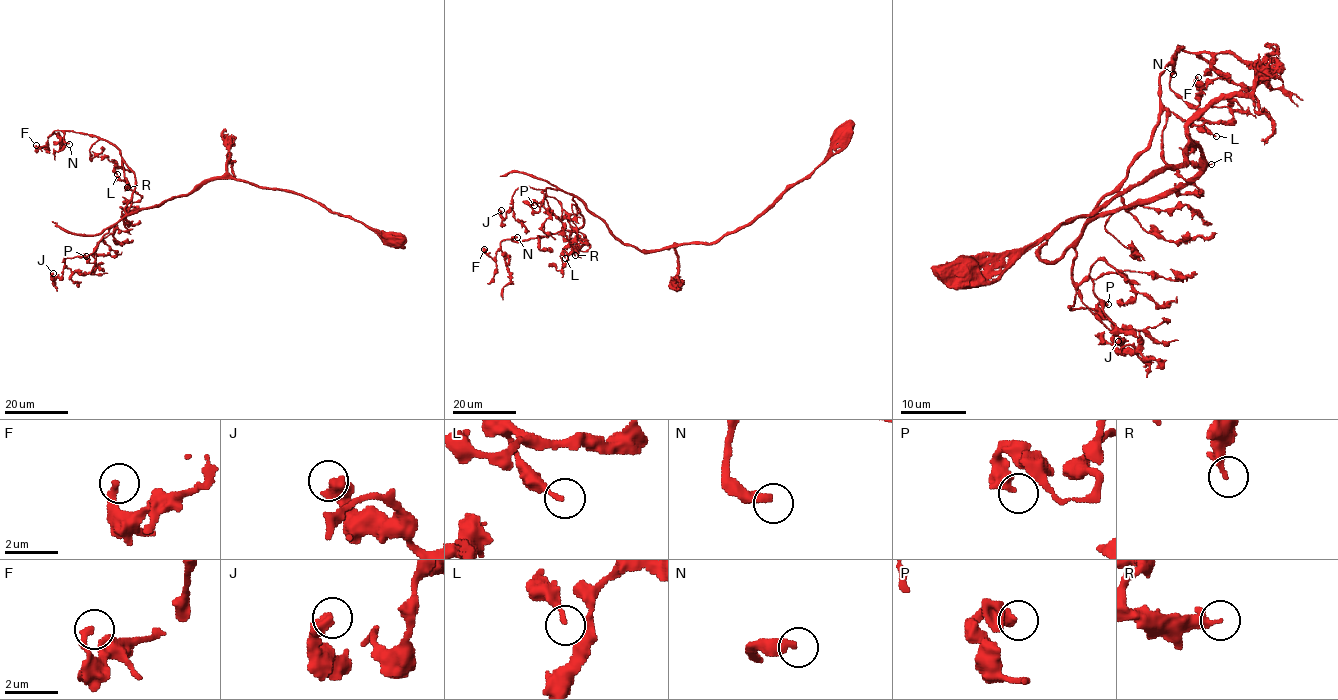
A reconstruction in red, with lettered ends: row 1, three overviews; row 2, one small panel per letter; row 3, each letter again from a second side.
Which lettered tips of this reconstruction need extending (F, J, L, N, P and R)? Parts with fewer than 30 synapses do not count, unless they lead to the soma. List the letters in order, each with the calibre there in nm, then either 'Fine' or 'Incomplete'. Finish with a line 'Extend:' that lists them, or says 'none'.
F: Thickness 280 nm. Fine
J: Thickness 500 nm. Fine
L: Thickness 180 nm. Fine
N: Thickness 380 nm. Incomplete
P: Thickness 440 nm. Fine
R: Thickness 240 nm. Incomplete
Extend: N, R

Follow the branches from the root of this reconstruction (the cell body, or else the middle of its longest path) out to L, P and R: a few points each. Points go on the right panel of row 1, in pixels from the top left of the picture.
L: (956, 270), (1028, 249), (1183, 164), (1195, 146), (1188, 182), (1090, 216), (1164, 111), (1205, 119), (1216, 136)
P: (956, 270), (1028, 249), (1195, 146), (1188, 182), (1083, 229), (1072, 278), (1092, 280), (1110, 319), (1108, 304)
R: (956, 270), (1028, 249), (1183, 164), (1195, 146), (1188, 182), (1090, 216), (1164, 111), (1162, 157), (1211, 164)

